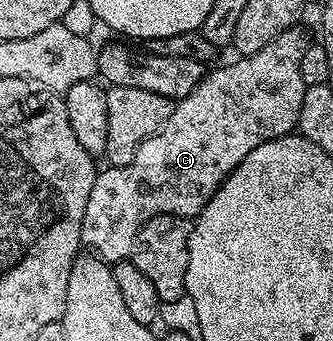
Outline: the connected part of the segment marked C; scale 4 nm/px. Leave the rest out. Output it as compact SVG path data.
M294 27L275 35L267 47L255 51L255 55L238 56L230 65L210 68L186 97L174 104L171 119L155 135L151 135L135 151L135 159L126 165L109 165L98 172L95 187L87 198L87 211L83 211L81 244L92 256L110 263L133 256L135 235L155 215L179 215L195 219L207 207L207 203L221 189L222 183L264 141L290 136L297 129L299 107L303 107L303 95L307 86L299 75L299 63L303 51L311 43L311 37Z

